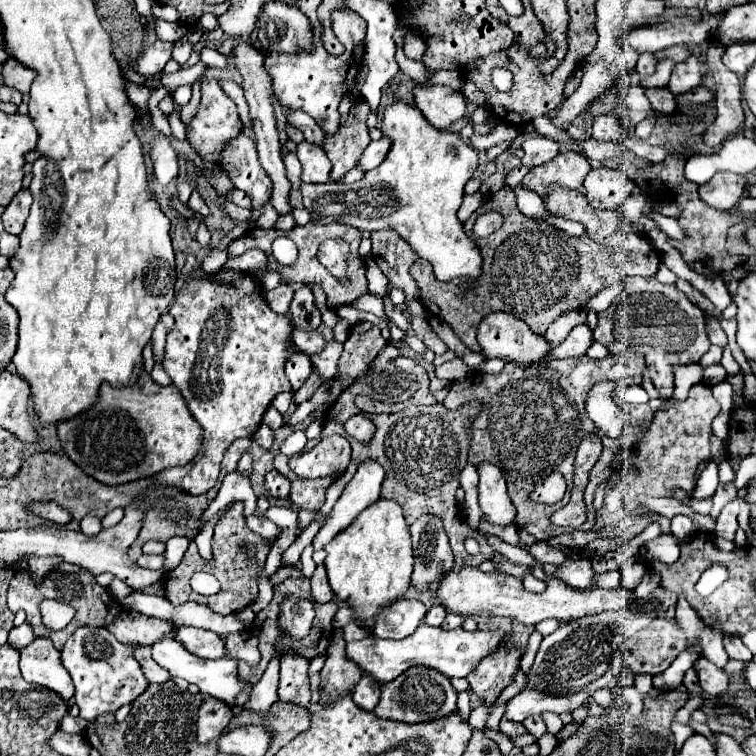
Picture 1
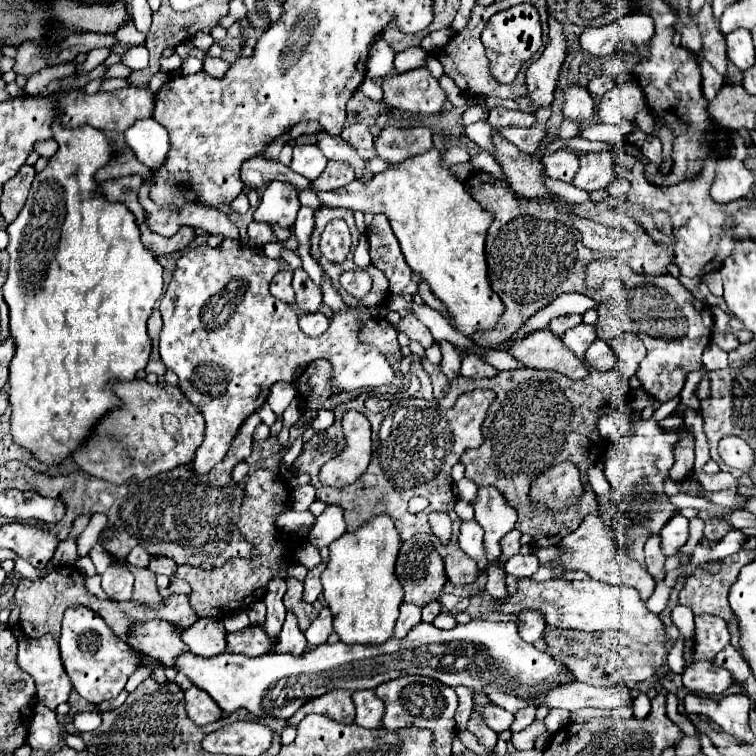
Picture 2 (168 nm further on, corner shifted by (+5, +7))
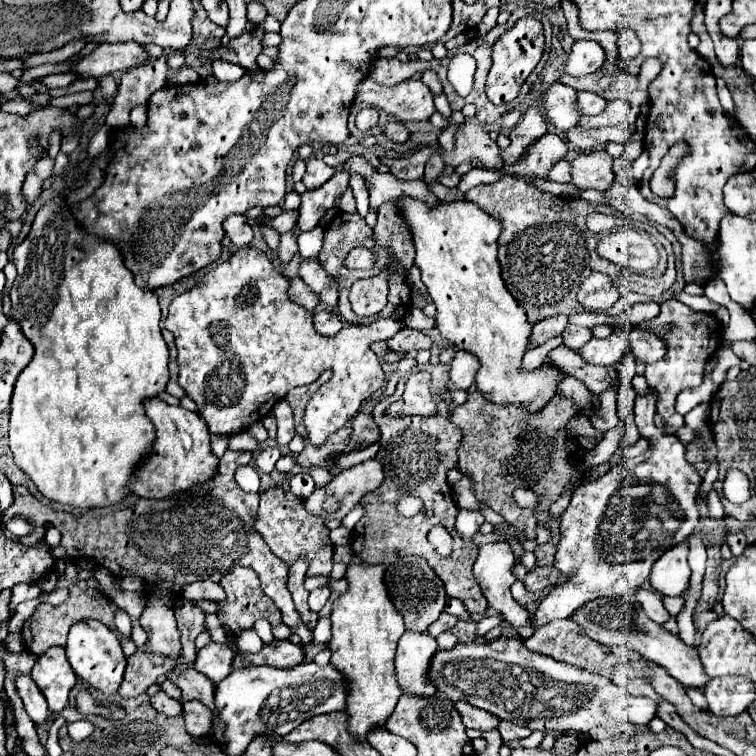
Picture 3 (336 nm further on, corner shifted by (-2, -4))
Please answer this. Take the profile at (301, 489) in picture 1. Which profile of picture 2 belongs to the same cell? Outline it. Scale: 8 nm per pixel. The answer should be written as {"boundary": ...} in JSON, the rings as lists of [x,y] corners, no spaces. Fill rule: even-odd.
{"boundary":[[[476,389],[460,395],[454,406],[449,410],[440,410],[440,414],[416,414],[416,408],[402,408],[402,404],[394,404],[380,414],[372,414],[364,408],[364,394],[348,404],[340,404],[334,410],[336,422],[332,428],[326,430],[326,440],[336,440],[336,452],[322,454],[314,448],[306,446],[304,454],[298,456],[296,468],[298,474],[308,472],[312,476],[312,486],[316,488],[316,496],[322,502],[336,504],[344,510],[346,530],[354,532],[366,522],[370,522],[378,514],[388,514],[394,520],[394,526],[400,534],[400,540],[406,542],[416,534],[428,532],[428,516],[434,510],[446,512],[452,518],[452,540],[448,546],[438,544],[438,552],[444,558],[444,570],[448,576],[448,582],[454,586],[468,586],[476,582],[480,568],[476,566],[476,560],[466,556],[458,546],[458,528],[460,518],[456,516],[454,508],[454,492],[452,492],[452,478],[450,468],[460,460],[460,454],[468,448],[478,448],[482,444],[482,424],[488,416],[490,404],[496,400],[496,394],[492,390]],[[348,410],[358,410],[364,414],[372,424],[372,458],[366,468],[366,472],[350,486],[344,488],[326,488],[320,484],[318,474],[320,468],[334,458],[338,452],[342,452],[346,440],[342,432],[342,416]],[[412,436],[412,438],[410,438]],[[436,462],[436,464],[434,464]],[[412,496],[426,496],[430,500],[430,506],[422,514],[410,514],[408,512],[408,498]]]}

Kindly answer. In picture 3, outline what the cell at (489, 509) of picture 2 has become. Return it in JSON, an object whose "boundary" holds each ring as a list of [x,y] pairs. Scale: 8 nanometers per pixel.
{"boundary":[[[493,541],[493,543],[485,543],[485,545],[479,545],[479,557],[473,565],[473,575],[475,575],[475,581],[479,583],[483,595],[487,597],[489,601],[489,607],[497,609],[503,613],[503,617],[519,631],[521,639],[527,639],[533,635],[533,629],[531,629],[531,619],[529,619],[529,613],[525,607],[521,607],[513,595],[511,595],[511,585],[517,581],[515,573],[513,573],[513,565],[515,565],[515,557],[513,557],[513,551],[511,551],[511,545],[507,541]]]}

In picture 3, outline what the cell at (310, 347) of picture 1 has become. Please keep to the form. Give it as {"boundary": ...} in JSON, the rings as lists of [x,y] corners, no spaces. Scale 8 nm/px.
{"boundary":[[[319,311],[313,315],[313,325],[315,325],[315,331],[323,337],[335,337],[341,327],[343,327],[343,321],[331,313],[331,311]]]}

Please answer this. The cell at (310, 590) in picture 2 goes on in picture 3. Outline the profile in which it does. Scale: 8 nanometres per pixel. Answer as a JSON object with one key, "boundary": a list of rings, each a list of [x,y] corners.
{"boundary":[[[319,587],[319,589],[315,589],[315,591],[311,591],[309,593],[309,609],[311,611],[315,611],[315,613],[319,613],[321,611],[321,607],[327,603],[327,599],[329,599],[329,587]]]}

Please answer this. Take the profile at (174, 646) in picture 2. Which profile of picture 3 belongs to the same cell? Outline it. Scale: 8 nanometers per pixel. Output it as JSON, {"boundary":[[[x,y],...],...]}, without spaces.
{"boundary":[[[185,669],[181,673],[171,671],[167,675],[167,679],[171,683],[175,683],[183,691],[183,701],[197,699],[197,701],[205,703],[209,709],[213,709],[213,713],[217,713],[215,705],[213,705],[213,689],[215,689],[215,685],[203,673],[199,673],[195,669]]]}

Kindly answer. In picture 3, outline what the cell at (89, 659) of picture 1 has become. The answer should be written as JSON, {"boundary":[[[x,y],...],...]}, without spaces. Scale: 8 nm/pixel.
{"boundary":[[[87,619],[87,621],[75,623],[75,627],[71,627],[71,631],[69,631],[65,651],[67,651],[67,659],[69,659],[75,675],[81,681],[85,681],[89,687],[93,687],[97,693],[101,693],[105,697],[117,693],[117,689],[123,681],[123,671],[125,671],[127,661],[125,661],[117,635],[107,625],[103,625],[97,619]]]}

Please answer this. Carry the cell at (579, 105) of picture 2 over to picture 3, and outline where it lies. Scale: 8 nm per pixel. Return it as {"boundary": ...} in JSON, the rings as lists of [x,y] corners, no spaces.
{"boundary":[[[555,83],[553,87],[549,87],[543,97],[543,107],[549,121],[561,131],[575,127],[583,117],[577,105],[577,89],[563,83]]]}

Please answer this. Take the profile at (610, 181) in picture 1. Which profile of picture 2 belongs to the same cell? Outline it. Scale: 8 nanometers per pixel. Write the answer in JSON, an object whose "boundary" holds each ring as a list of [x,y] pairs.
{"boundary":[[[588,152],[580,156],[580,168],[572,180],[574,186],[592,192],[604,190],[614,180],[614,158],[612,152]]]}

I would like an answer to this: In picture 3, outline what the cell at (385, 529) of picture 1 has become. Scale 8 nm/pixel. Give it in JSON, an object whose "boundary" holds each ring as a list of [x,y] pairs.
{"boundary":[[[351,563],[345,573],[349,589],[341,593],[331,605],[331,663],[349,679],[345,713],[349,713],[351,735],[359,739],[365,739],[369,729],[385,725],[401,695],[393,657],[397,641],[405,631],[405,623],[399,611],[395,611],[395,605],[391,605],[391,597],[387,595],[387,585],[383,583],[385,569],[385,565]]]}

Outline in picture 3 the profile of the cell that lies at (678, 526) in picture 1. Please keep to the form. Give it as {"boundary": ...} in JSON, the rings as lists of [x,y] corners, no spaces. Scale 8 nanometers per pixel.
{"boundary":[[[683,541],[679,547],[671,547],[667,555],[661,555],[651,571],[651,585],[661,595],[681,595],[689,587],[691,569],[687,565],[689,543]]]}

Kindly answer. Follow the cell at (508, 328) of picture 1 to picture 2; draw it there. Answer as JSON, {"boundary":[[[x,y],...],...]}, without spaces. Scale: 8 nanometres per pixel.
{"boundary":[[[550,330],[532,332],[524,340],[518,340],[512,344],[510,354],[526,366],[564,372],[572,380],[582,380],[588,374],[584,362],[576,358]]]}

